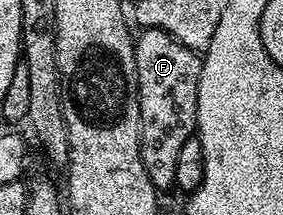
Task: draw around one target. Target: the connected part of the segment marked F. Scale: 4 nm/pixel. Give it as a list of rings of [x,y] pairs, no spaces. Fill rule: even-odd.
[[[146,27],[140,34],[134,38],[133,48],[141,118],[141,156],[151,185],[165,193],[175,184],[175,165],[183,145],[194,138],[197,130],[202,56],[154,27]]]

